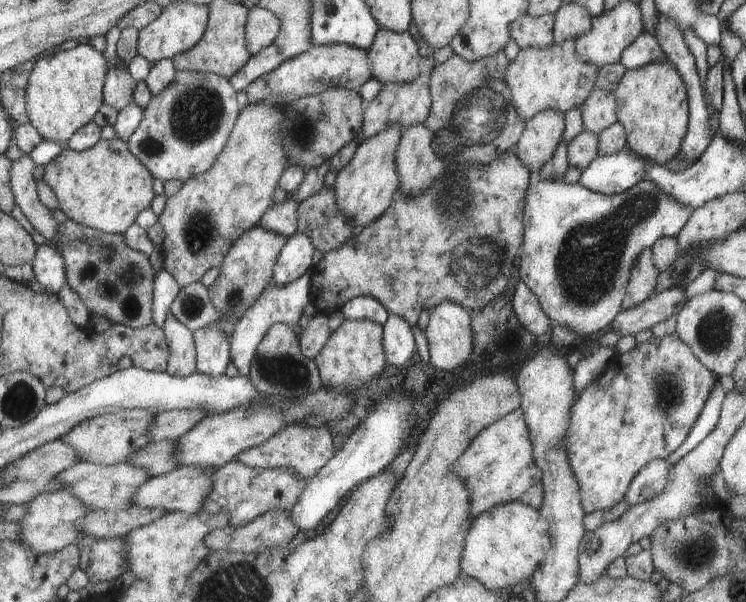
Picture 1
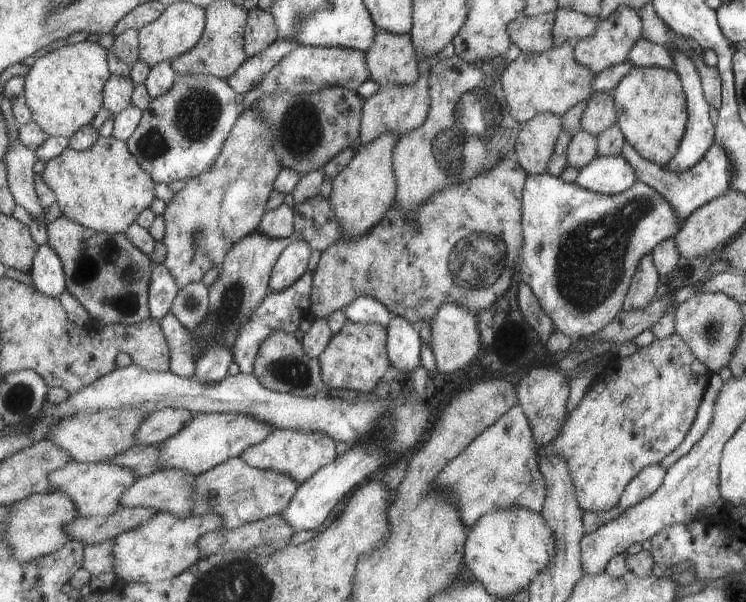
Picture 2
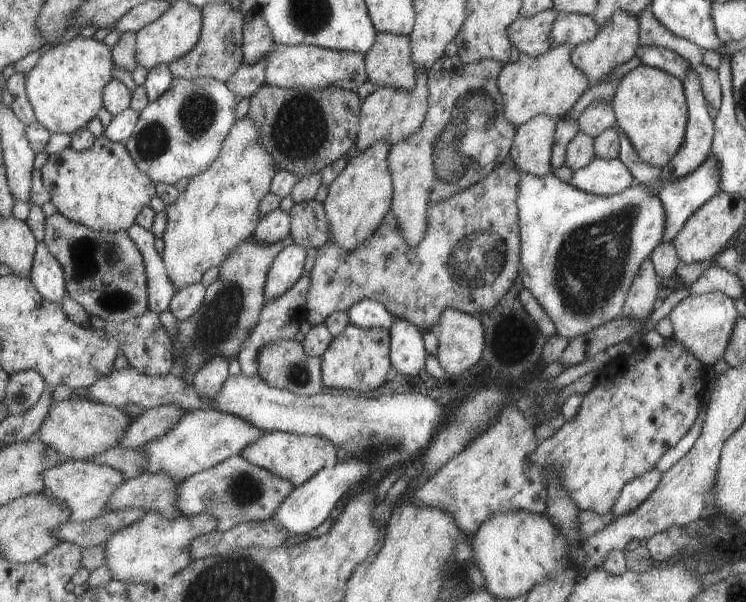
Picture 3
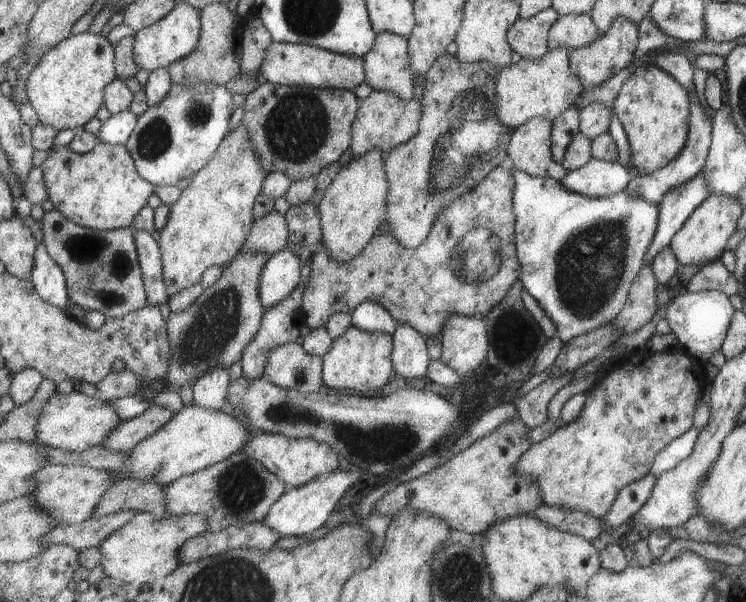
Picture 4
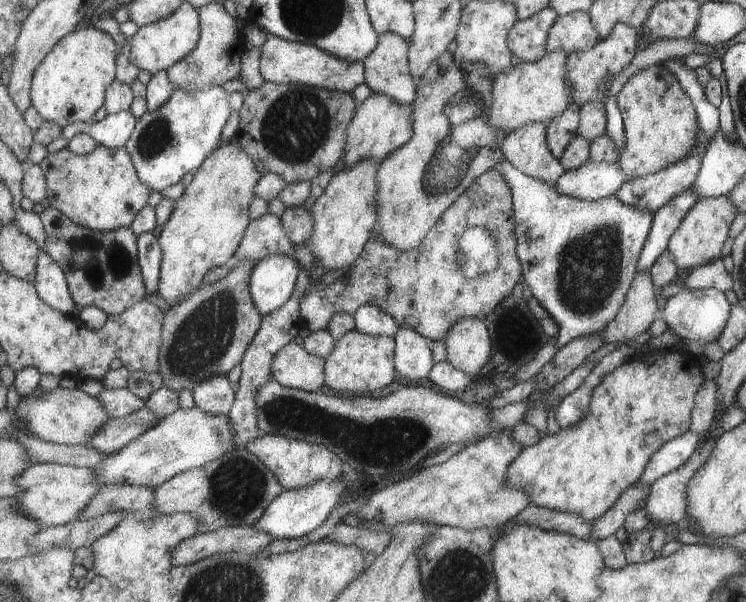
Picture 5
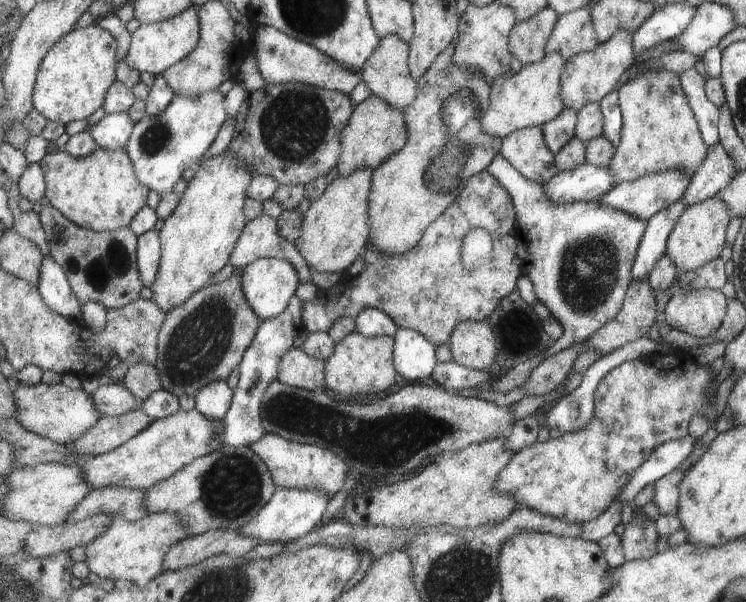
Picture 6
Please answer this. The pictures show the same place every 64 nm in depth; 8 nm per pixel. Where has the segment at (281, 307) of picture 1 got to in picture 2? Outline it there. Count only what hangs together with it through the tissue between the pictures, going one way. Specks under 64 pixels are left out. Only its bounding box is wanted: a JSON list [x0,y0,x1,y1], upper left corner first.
[230,269,313,374]

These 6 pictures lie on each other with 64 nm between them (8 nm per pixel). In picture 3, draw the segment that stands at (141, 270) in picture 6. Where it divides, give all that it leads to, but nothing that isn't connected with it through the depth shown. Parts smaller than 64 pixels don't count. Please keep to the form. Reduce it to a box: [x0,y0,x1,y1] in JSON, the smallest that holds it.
[126,222,176,314]

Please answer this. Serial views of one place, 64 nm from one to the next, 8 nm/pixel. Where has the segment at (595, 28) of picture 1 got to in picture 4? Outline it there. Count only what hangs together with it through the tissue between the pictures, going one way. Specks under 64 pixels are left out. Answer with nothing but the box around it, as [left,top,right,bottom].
[569,16,637,90]

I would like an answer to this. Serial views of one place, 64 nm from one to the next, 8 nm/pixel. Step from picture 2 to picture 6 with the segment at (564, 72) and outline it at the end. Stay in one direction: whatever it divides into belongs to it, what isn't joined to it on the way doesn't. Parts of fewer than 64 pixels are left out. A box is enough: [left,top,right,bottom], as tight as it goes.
[481,52,565,139]

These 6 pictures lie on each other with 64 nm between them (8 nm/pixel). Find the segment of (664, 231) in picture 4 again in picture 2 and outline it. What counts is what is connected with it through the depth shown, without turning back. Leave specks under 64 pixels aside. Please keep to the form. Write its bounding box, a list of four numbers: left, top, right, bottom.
[620,142,730,222]

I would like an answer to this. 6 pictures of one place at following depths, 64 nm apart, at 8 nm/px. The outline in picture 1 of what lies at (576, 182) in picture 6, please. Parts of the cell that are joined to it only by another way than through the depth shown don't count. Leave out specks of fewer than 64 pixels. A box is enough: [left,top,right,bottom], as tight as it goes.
[578,147,652,195]

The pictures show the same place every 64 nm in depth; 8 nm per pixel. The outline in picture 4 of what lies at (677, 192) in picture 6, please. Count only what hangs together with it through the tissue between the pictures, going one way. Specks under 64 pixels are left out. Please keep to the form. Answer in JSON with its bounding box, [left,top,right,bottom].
[623,93,713,204]

